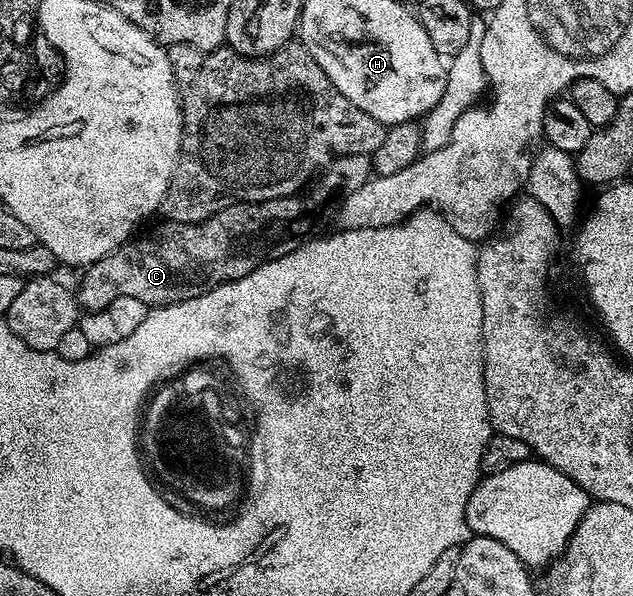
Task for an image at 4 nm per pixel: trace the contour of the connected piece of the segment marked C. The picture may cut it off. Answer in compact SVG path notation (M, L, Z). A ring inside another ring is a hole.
M337 155L332 160L332 164L324 168L319 178L311 184L310 190L303 197L271 199L261 203L235 203L214 213L201 223L161 222L162 225L157 229L156 235L148 235L145 239L133 238L123 243L117 251L111 251L106 257L83 268L84 276L80 279L80 291L78 290L79 306L85 312L104 313L107 312L110 301L114 301L114 297L138 297L138 301L142 301L149 309L165 307L174 305L178 301L190 301L190 297L205 295L207 291L223 283L238 281L246 277L246 273L254 273L254 269L258 269L263 263L269 263L278 257L286 257L286 253L294 253L304 246L309 236L319 236L323 232L320 230L327 223L333 222L338 196L354 193L354 189L366 185L366 181L372 178L373 174L369 156Z

